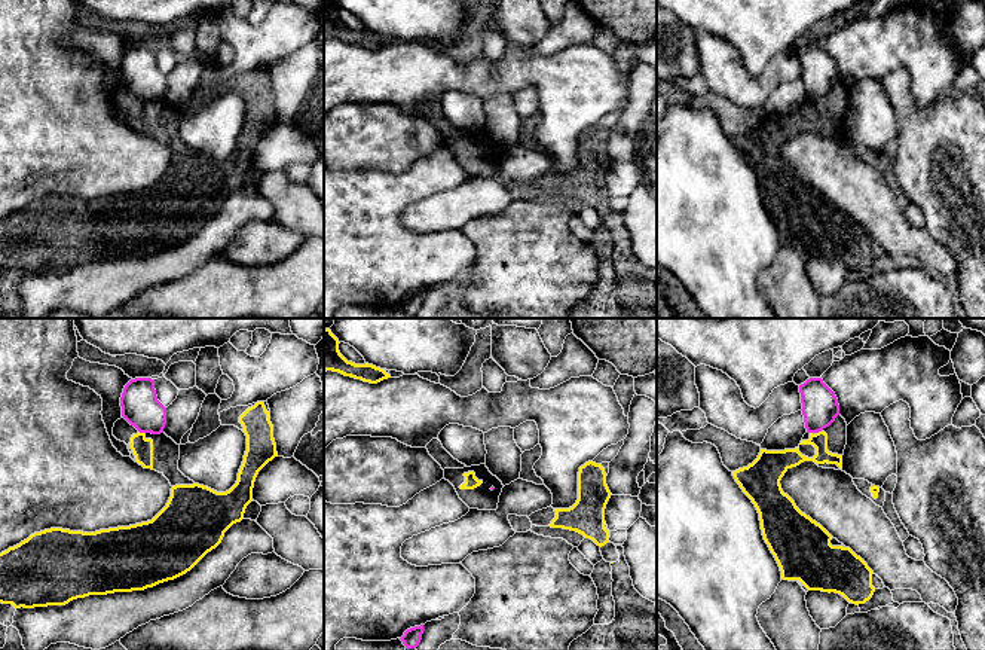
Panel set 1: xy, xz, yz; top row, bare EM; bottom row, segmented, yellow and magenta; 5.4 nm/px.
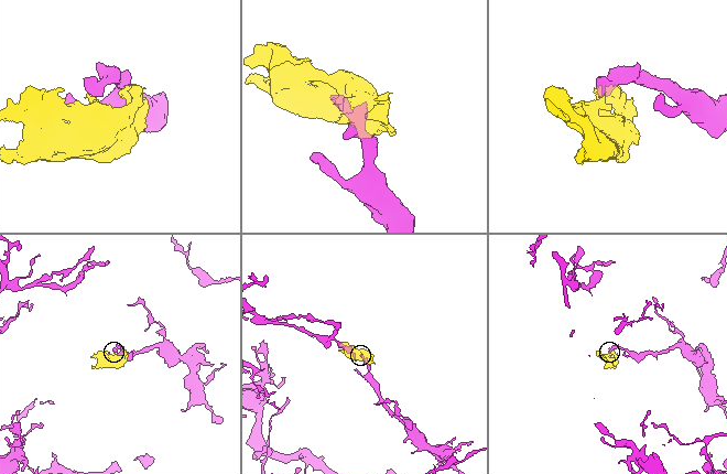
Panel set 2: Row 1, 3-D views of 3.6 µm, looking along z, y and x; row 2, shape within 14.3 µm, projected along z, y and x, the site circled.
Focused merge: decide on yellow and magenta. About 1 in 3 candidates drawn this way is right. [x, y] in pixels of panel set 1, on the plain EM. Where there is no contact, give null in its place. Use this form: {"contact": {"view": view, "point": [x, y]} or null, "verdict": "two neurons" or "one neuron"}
{"contact": {"view": "xy", "point": [141, 100]}, "verdict": "two neurons"}

